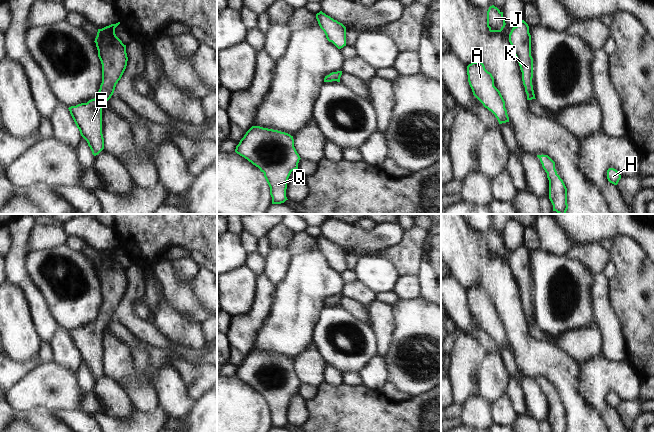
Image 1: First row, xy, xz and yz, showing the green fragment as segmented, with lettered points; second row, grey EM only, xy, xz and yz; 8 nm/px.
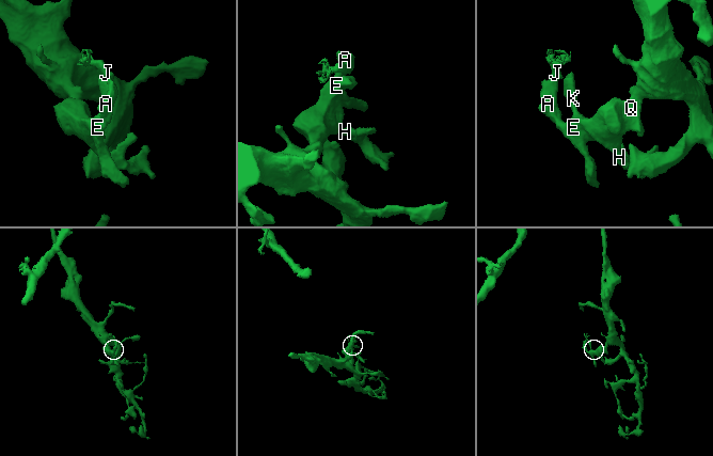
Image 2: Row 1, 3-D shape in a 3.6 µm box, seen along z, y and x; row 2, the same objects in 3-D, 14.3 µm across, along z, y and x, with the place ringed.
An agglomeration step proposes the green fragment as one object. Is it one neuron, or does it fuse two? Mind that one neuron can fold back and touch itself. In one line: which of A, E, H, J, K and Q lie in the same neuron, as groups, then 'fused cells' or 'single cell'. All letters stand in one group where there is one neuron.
groups A E H J K Q; single cell

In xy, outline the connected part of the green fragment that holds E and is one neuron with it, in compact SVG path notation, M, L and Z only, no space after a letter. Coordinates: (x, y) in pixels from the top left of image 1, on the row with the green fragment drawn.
M120 22L98 29L94 41L102 64L102 83L97 96L87 103L68 108L81 136L87 141L94 156L104 149L102 108L113 95L128 61L126 45L115 34L115 28L119 24Z

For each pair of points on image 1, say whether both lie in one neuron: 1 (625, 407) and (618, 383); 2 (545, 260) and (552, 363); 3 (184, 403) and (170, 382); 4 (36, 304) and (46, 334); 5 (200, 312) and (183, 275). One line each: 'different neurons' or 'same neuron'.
1: different neurons
2: different neurons
3: same neuron
4: same neuron
5: different neurons

